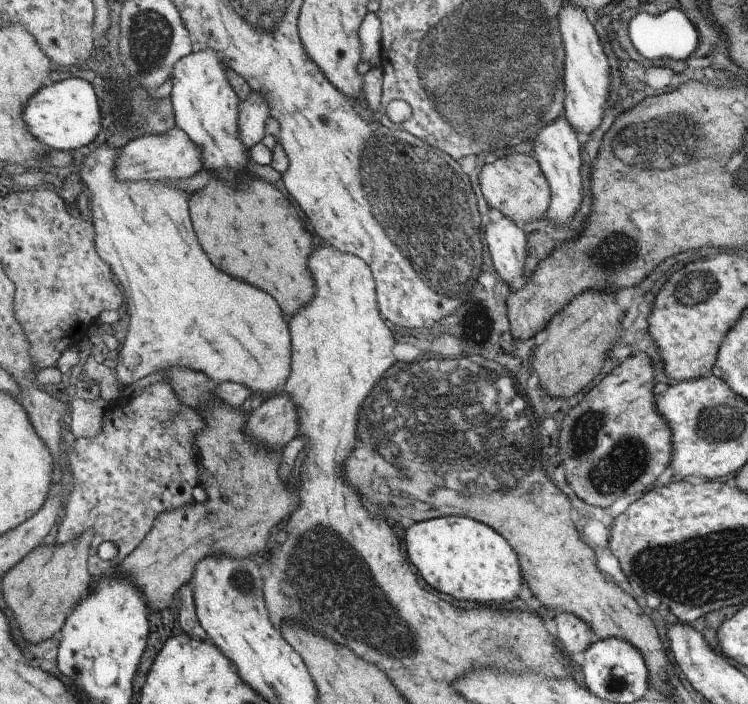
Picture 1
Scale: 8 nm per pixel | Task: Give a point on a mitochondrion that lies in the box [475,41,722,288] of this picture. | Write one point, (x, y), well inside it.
(675, 141)

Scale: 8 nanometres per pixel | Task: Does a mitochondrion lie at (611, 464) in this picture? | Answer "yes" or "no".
yes

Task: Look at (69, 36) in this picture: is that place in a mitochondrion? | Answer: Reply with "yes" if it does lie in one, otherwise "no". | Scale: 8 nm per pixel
yes

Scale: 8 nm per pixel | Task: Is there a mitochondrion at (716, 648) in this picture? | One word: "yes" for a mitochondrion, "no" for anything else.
no

